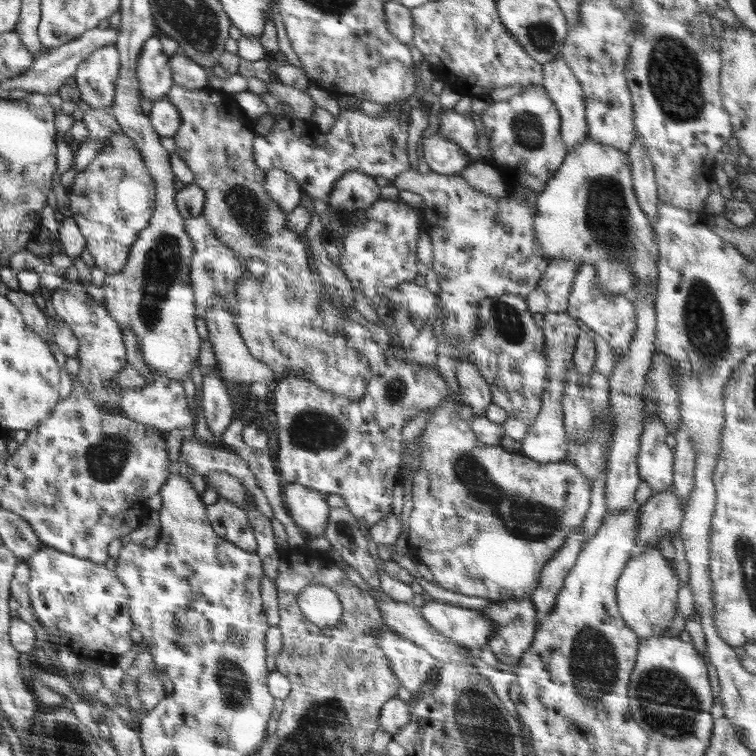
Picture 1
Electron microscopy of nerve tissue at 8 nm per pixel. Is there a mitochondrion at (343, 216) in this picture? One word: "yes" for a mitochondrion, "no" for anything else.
no

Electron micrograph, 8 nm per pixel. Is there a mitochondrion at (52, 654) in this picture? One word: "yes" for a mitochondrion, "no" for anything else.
no

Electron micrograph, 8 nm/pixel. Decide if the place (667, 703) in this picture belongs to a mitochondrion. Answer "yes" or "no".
yes

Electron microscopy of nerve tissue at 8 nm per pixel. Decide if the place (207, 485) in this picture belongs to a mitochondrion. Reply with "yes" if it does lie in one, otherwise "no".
no

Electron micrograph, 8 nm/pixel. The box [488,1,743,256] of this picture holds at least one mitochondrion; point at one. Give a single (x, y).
(675, 76)

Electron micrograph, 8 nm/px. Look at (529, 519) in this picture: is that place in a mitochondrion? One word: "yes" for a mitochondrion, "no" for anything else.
yes

